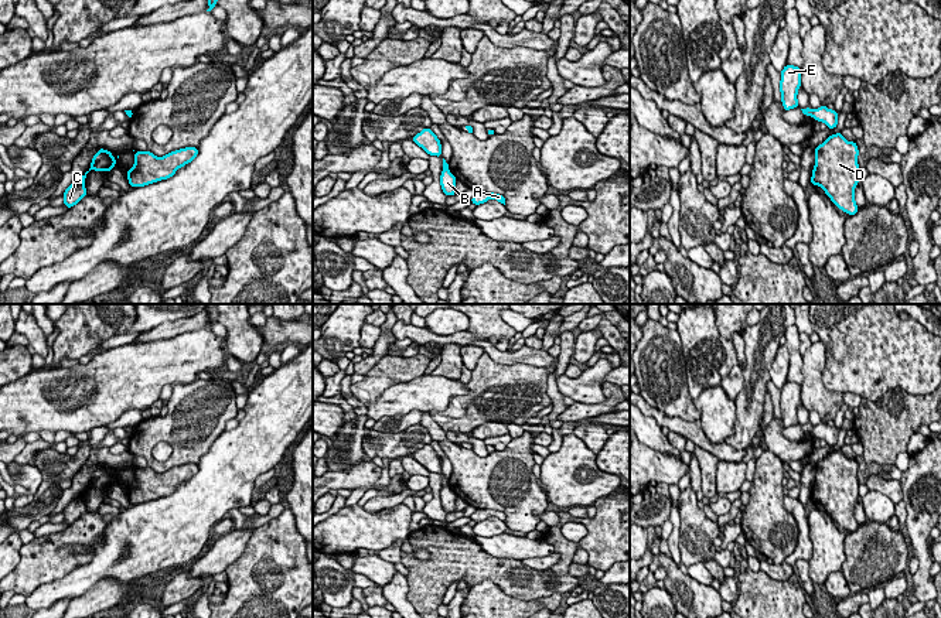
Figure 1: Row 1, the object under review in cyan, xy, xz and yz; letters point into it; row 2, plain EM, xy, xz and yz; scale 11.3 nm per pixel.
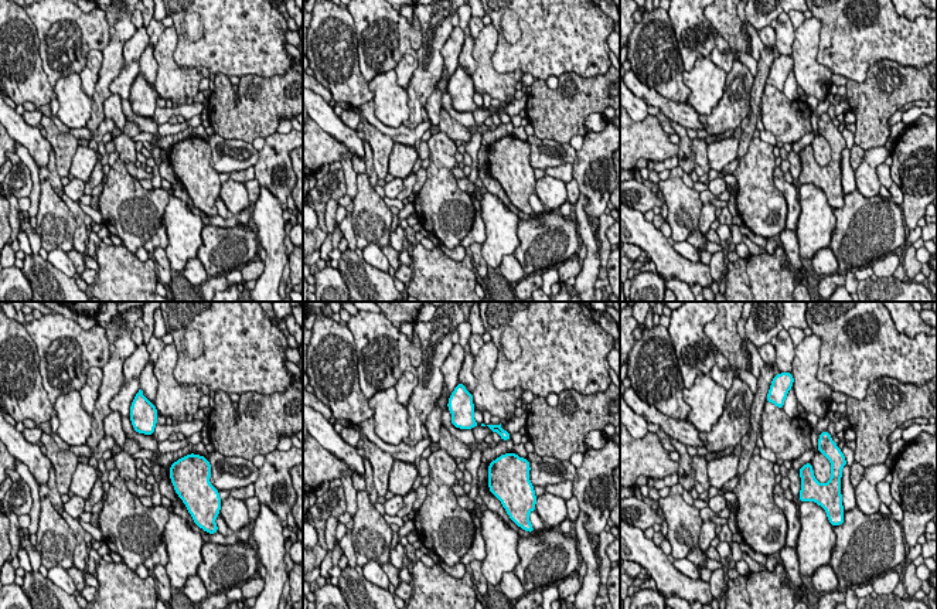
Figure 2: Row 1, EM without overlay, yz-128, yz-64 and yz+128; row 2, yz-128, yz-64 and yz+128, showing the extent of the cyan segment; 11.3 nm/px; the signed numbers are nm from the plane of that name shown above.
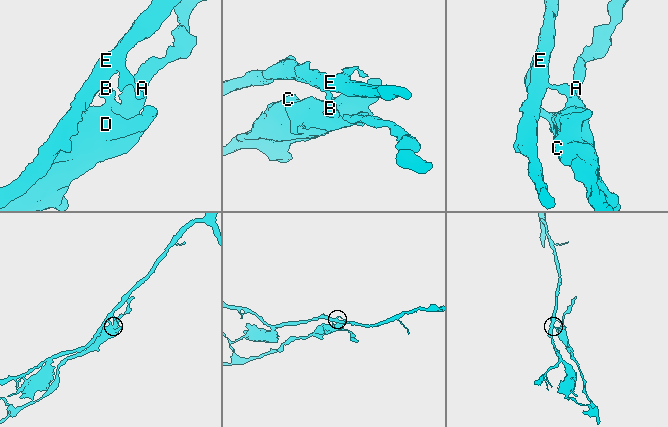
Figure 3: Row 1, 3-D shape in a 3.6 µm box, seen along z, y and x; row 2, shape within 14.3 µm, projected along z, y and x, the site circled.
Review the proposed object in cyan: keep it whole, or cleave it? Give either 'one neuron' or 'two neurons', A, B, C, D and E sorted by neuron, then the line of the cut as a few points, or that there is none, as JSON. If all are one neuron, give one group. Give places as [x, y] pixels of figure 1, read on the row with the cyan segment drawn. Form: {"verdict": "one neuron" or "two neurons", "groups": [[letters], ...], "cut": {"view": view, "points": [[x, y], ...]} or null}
{"verdict": "two neurons", "groups": [["A", "B", "C", "D"], ["E"]], "cut": {"view": "xy", "points": [[126, 111], [130, 112]]}}

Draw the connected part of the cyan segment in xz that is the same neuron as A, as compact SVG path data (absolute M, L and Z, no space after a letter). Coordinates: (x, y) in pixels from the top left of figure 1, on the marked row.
M477 192L470 201L474 205L481 205L481 204L487 202L488 199L497 199L498 202L501 202L504 205L507 202L504 195L495 194L495 192Z

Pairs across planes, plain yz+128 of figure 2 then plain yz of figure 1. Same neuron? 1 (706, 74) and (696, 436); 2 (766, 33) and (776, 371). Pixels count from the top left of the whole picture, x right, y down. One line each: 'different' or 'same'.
1: different
2: same

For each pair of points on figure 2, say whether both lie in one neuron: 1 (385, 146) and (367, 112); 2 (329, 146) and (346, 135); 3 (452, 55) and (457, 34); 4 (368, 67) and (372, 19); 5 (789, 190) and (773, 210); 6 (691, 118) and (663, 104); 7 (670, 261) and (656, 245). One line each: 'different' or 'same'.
1: different
2: different
3: same
4: same
5: different
6: same
7: same

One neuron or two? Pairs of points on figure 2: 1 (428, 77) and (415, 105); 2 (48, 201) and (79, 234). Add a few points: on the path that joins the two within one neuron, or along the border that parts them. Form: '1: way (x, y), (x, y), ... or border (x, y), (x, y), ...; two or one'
1: way (422, 84), (418, 98); one
2: border (64, 201), (75, 220), (74, 248); two

